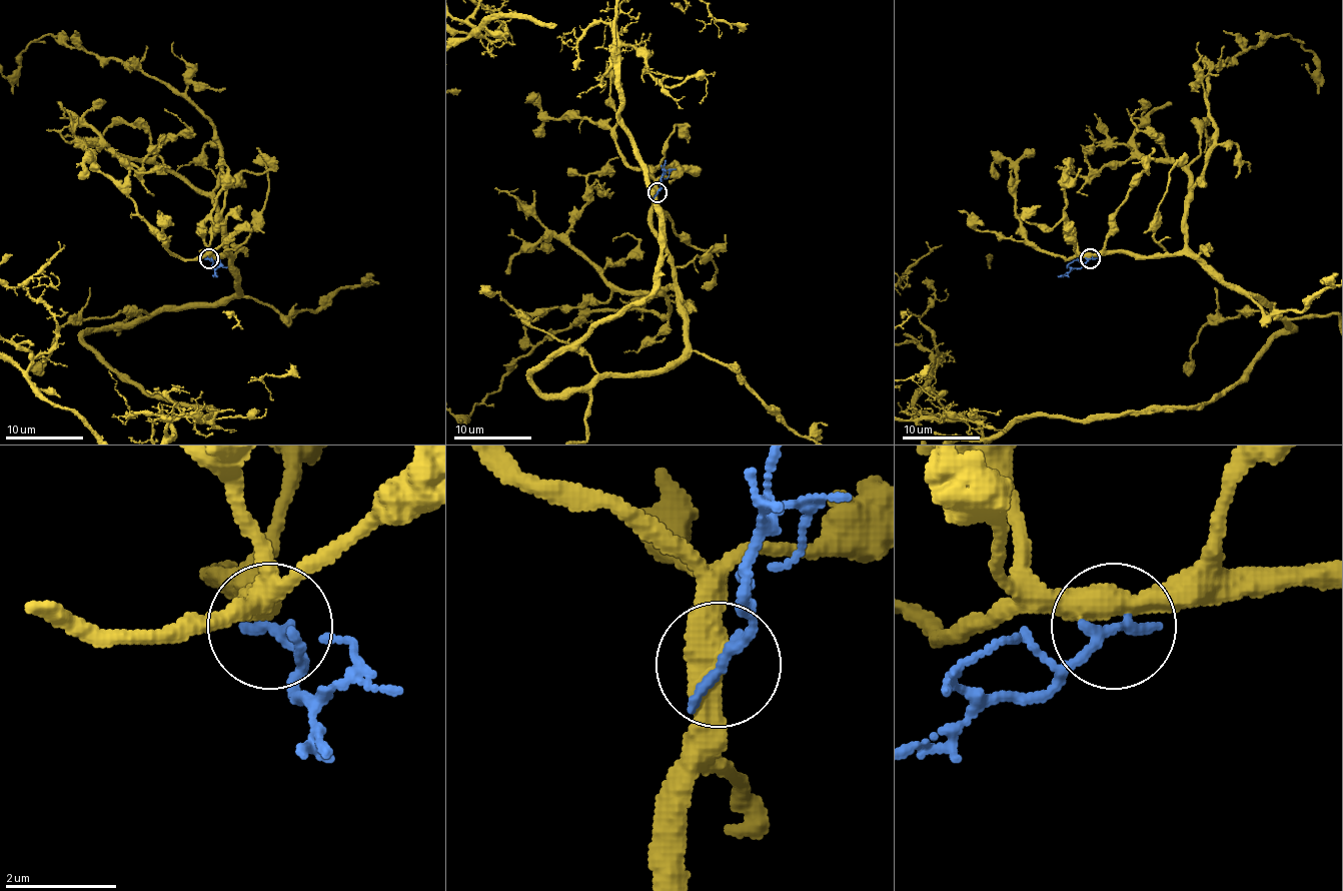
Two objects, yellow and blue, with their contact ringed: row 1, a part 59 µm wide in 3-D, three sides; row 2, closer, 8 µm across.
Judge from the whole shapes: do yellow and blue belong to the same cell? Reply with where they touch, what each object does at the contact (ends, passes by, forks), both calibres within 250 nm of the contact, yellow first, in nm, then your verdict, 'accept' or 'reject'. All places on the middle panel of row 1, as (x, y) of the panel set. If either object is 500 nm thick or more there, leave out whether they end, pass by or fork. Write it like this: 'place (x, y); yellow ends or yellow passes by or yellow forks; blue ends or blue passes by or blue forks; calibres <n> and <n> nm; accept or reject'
place (656, 192); calibres 500 and 240 nm; reject

